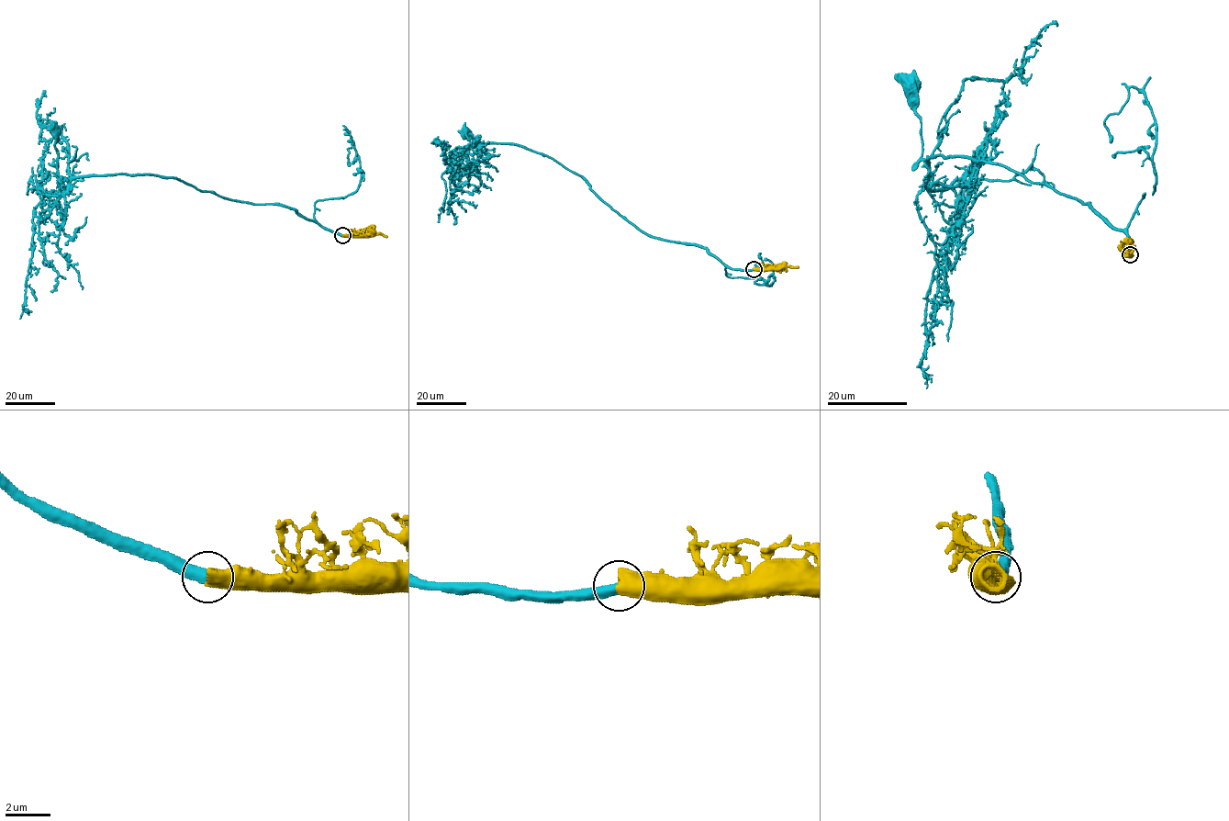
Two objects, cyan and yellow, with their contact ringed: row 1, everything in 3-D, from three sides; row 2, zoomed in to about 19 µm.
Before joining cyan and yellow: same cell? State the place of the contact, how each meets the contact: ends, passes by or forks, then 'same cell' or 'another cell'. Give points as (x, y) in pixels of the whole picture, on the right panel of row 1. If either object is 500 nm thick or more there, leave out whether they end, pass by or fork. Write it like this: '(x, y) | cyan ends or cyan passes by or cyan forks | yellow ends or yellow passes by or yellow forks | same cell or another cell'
(1130, 254) | another cell

